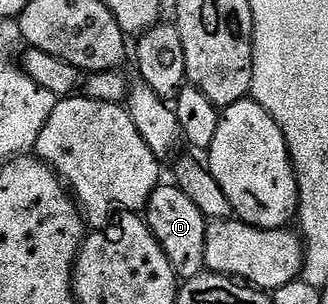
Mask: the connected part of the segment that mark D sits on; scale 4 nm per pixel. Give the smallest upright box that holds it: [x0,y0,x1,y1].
[143,184,207,283]

